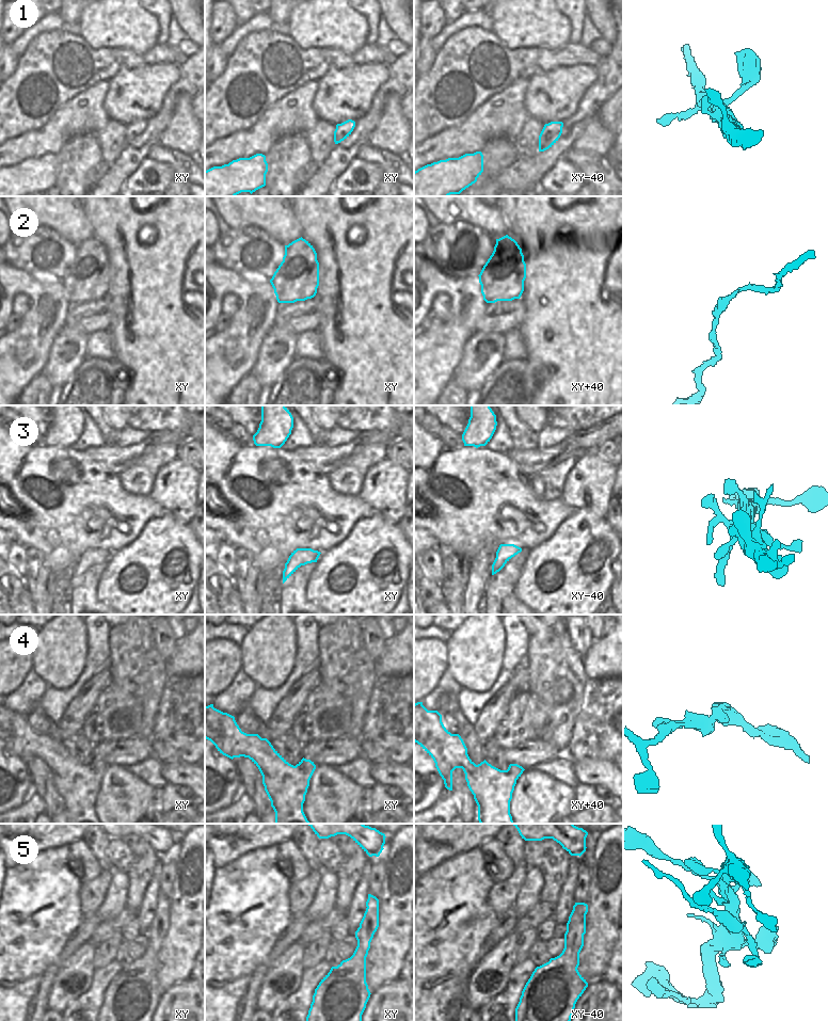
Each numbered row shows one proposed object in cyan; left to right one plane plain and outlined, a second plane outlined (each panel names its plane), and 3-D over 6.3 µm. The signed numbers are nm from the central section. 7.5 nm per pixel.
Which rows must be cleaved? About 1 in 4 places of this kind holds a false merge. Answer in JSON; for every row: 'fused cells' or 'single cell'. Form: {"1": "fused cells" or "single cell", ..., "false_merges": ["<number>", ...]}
{"1": "single cell", "2": "fused cells", "3": "single cell", "4": "single cell", "5": "fused cells", "false_merges": ["2", "5"]}

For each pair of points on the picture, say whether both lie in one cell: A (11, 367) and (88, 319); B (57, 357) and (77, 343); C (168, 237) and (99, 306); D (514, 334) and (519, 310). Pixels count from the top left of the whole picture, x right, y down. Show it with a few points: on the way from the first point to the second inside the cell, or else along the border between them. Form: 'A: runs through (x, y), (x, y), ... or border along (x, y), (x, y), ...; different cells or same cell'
A: border along (69, 303), (66, 309), (64, 325); different cells
B: runs through (62, 356), (72, 347); same cell
C: border along (106, 296), (109, 298), (111, 313), (109, 321); different cells
D: border along (519, 328), (512, 328), (504, 334); different cells

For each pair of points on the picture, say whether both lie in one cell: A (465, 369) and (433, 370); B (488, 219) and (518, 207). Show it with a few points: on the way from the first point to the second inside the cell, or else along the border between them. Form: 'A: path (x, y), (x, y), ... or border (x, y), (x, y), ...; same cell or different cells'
A: border (464, 346), (461, 359), (450, 379); different cells
B: border (497, 207), (506, 223), (507, 234); different cells

